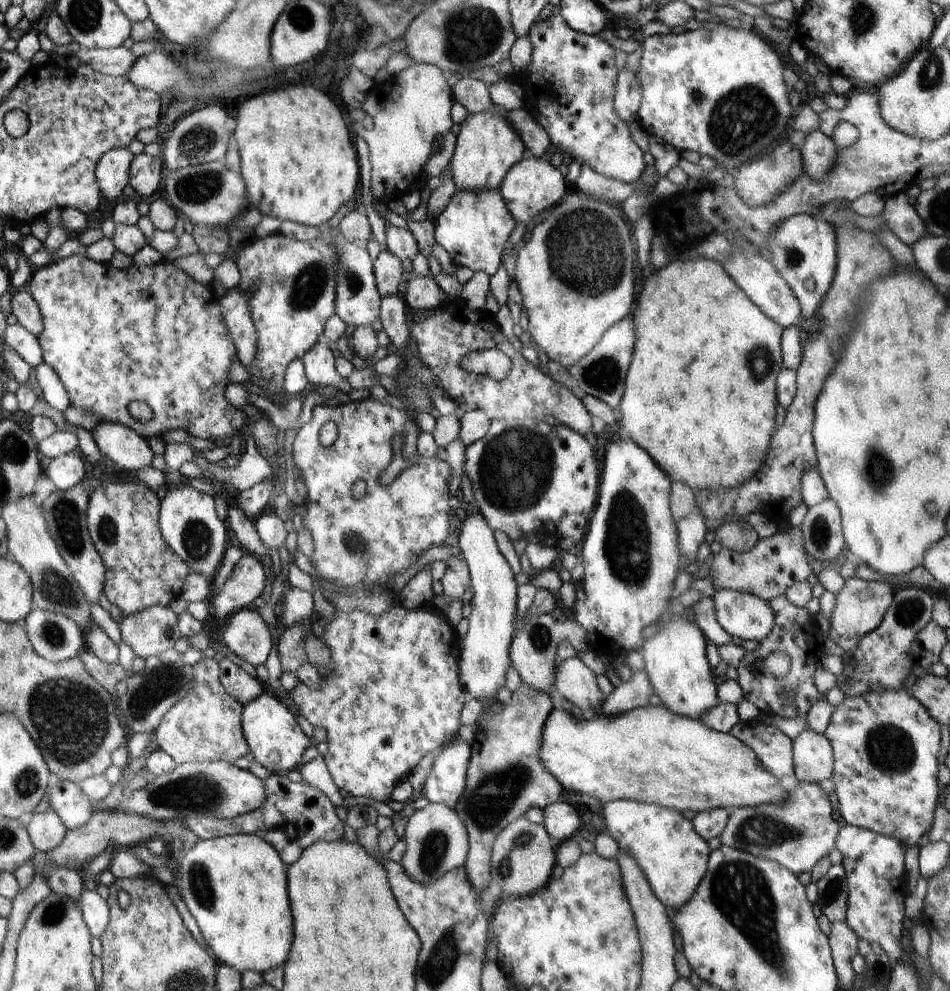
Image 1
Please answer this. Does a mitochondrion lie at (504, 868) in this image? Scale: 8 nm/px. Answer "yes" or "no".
yes

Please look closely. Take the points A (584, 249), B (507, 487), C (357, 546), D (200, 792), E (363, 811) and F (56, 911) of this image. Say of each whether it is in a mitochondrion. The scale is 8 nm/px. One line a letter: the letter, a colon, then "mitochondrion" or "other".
A: mitochondrion
B: mitochondrion
C: mitochondrion
D: mitochondrion
E: other
F: mitochondrion

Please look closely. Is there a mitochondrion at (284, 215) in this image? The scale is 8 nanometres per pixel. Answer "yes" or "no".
no

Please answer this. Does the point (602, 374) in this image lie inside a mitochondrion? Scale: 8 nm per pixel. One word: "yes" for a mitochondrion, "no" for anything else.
yes

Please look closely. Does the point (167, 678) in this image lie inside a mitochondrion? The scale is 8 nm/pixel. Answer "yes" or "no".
yes

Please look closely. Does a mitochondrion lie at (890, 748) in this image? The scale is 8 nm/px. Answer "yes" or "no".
yes

